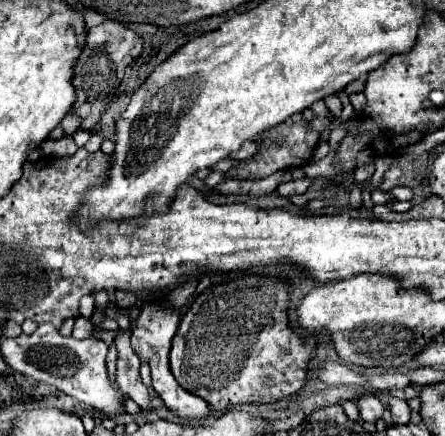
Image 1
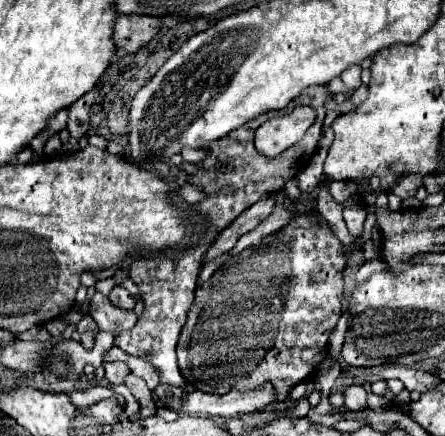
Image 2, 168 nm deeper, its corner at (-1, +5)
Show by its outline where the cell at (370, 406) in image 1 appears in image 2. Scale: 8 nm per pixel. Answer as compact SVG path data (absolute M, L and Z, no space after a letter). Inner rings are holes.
M356 384L348 386L344 390L344 406L354 412L366 410L366 396L368 396L368 392L362 386L356 386Z

